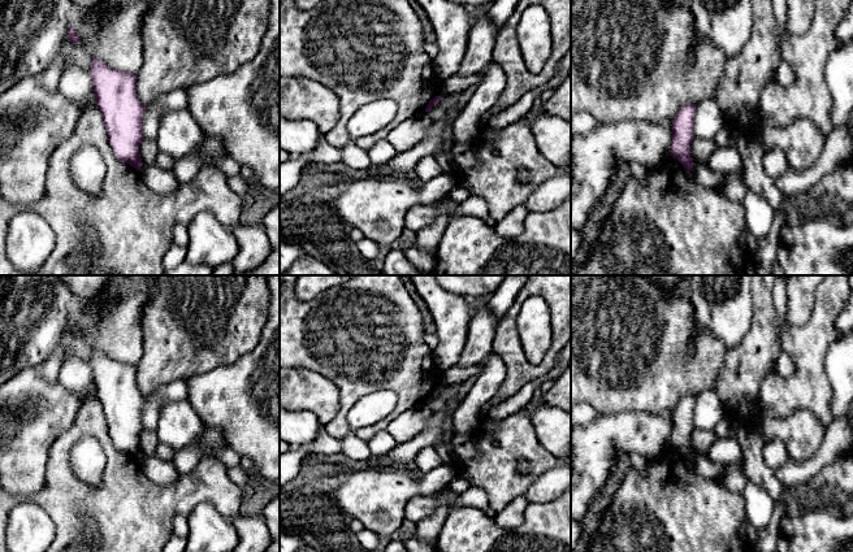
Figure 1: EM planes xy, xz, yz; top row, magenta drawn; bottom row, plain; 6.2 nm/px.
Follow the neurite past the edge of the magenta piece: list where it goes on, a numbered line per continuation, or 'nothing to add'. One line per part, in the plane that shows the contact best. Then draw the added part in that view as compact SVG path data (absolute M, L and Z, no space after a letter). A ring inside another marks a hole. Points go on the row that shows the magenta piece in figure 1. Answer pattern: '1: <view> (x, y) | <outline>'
nothing to add

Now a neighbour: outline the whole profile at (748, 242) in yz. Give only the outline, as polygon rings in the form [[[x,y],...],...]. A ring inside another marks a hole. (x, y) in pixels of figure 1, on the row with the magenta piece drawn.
[[[746,229],[739,235],[739,243],[749,255],[754,255],[758,249],[758,240]]]

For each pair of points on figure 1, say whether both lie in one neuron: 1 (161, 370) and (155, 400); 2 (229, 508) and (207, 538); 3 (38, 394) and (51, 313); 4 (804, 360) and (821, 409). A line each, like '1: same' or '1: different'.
1: different
2: different
3: different
4: same

